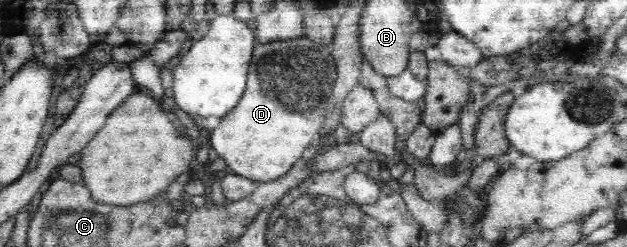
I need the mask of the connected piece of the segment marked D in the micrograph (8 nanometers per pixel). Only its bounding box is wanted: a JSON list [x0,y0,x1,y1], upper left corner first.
[209,37,337,184]

